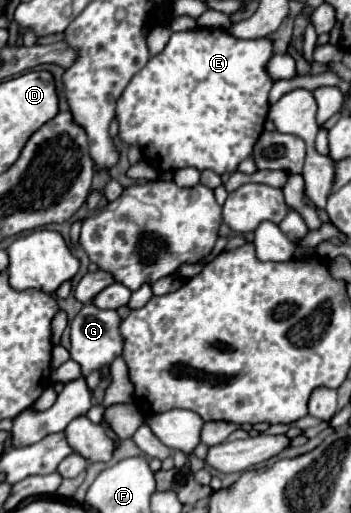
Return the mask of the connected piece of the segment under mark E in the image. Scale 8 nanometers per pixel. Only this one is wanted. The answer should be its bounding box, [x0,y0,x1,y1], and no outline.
[115,28,273,174]

